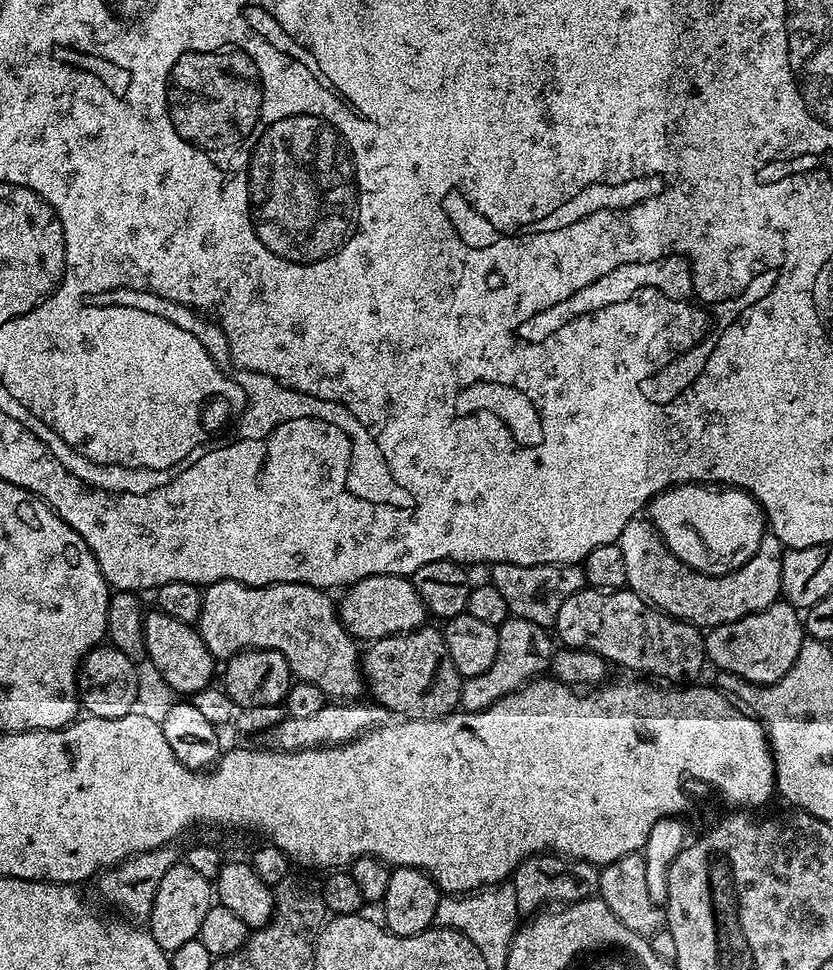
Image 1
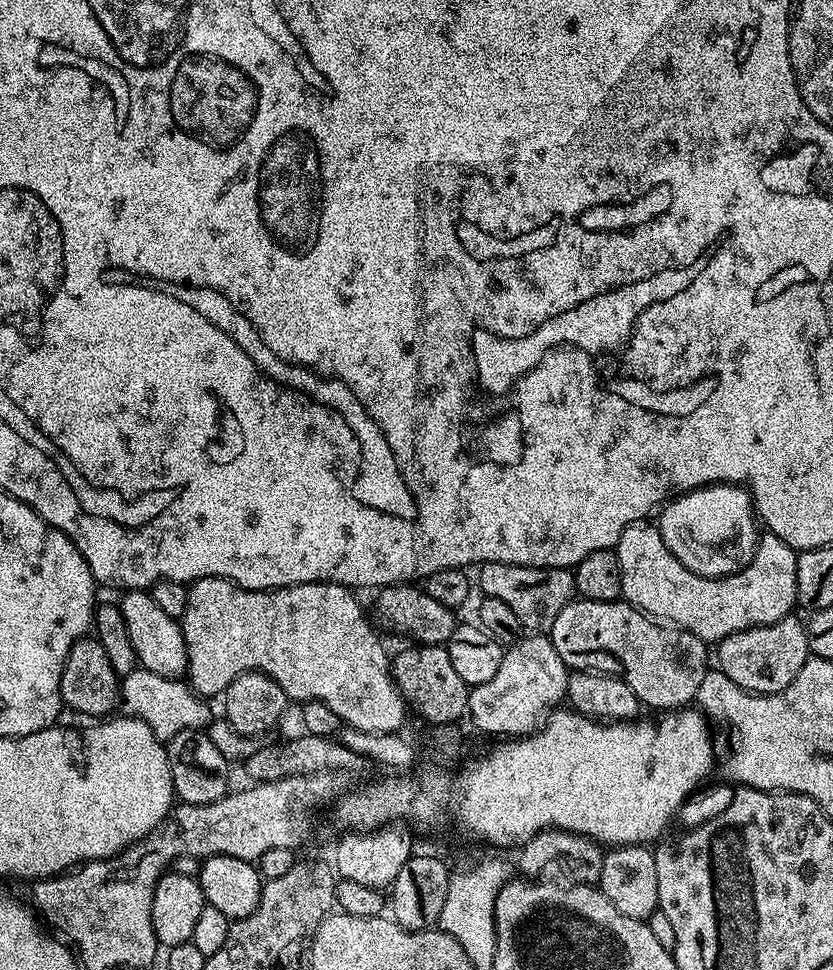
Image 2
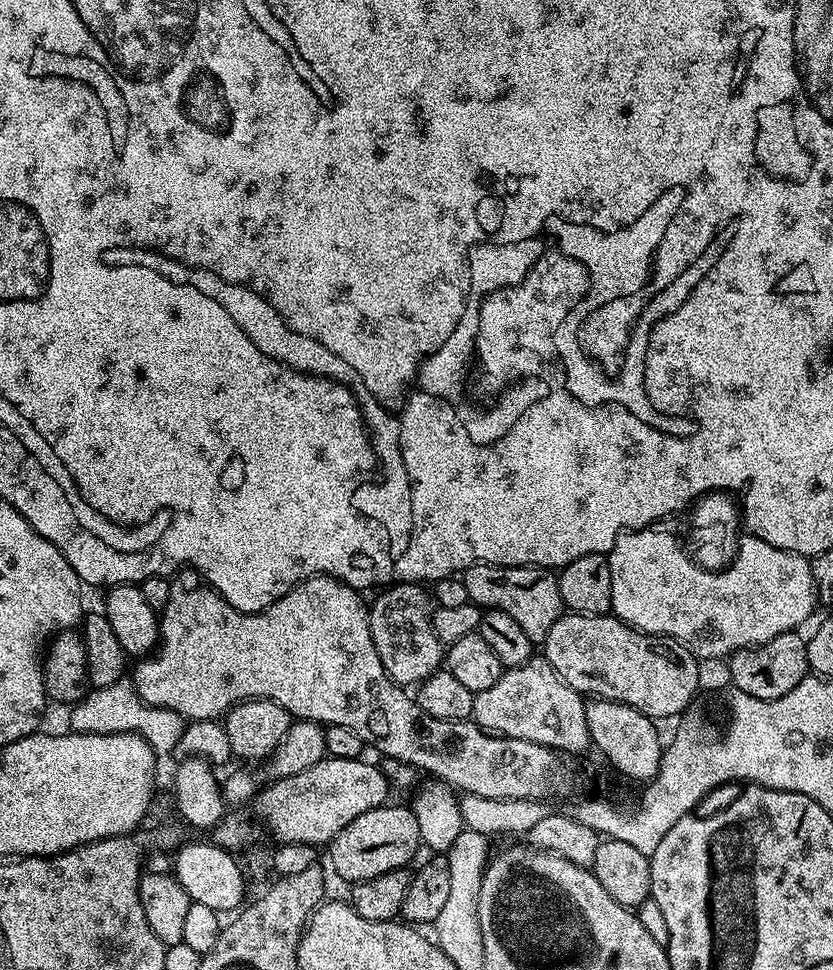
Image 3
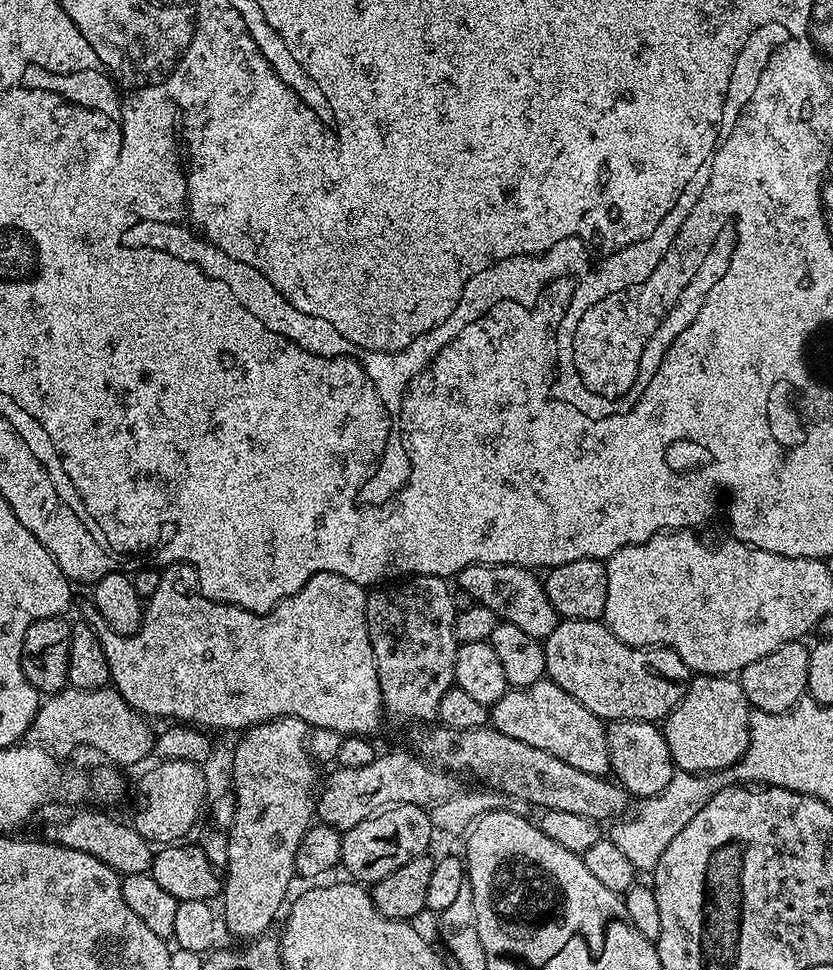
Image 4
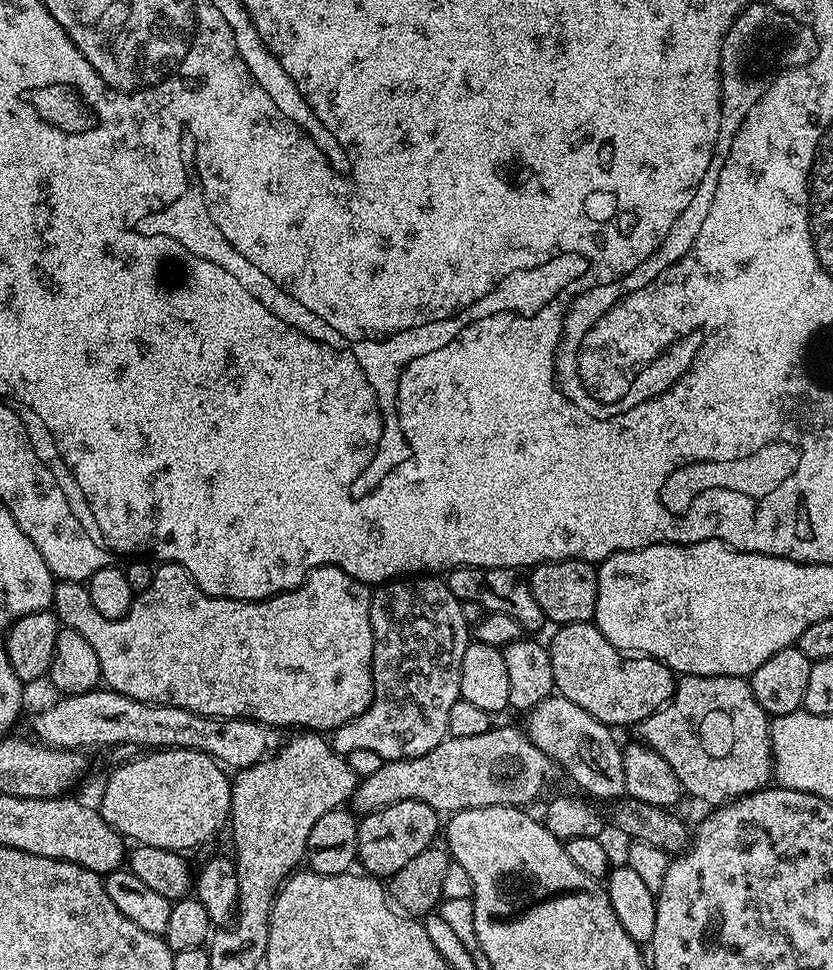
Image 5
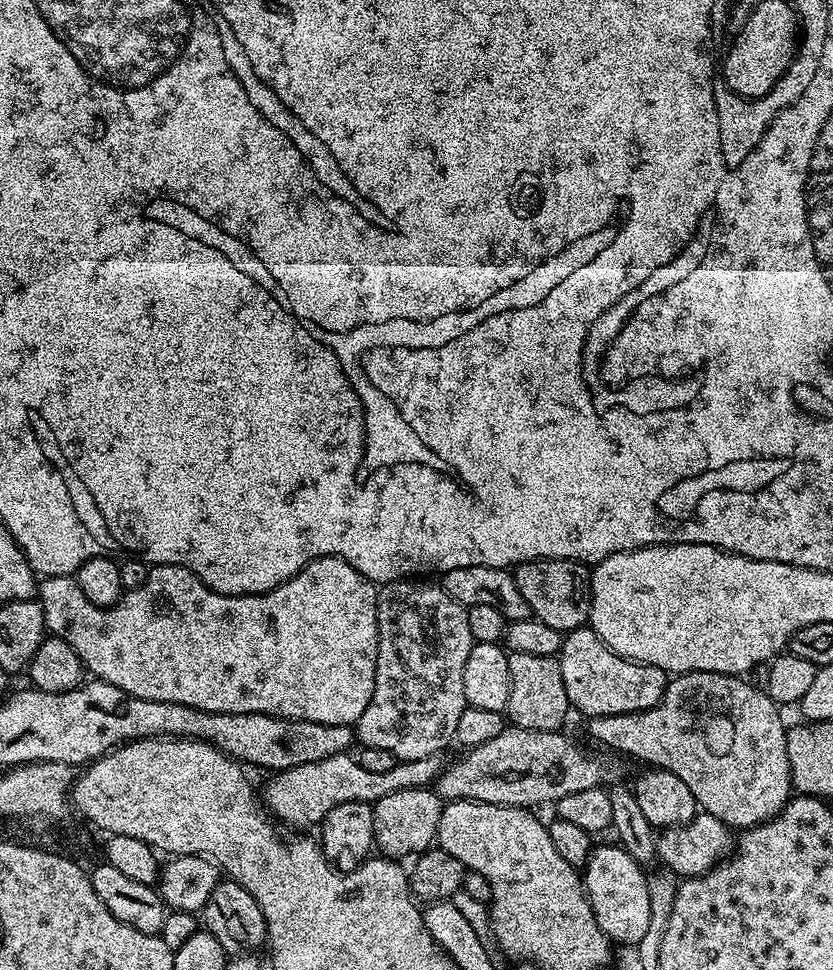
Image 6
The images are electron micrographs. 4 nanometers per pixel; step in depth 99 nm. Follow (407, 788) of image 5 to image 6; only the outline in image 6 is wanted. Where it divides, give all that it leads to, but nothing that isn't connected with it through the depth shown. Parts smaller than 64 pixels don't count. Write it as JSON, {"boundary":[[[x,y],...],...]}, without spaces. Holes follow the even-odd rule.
{"boundary":[[[505,726],[498,738],[482,742],[482,746],[469,748],[456,761],[449,763],[436,777],[434,790],[445,802],[454,800],[474,800],[478,804],[504,804],[507,808],[526,808],[536,810],[539,804],[551,805],[566,798],[566,794],[578,794],[578,790],[590,790],[616,782],[620,768],[604,756],[595,756],[584,748],[579,748],[574,741],[563,736],[563,731],[535,732],[515,726]]]}

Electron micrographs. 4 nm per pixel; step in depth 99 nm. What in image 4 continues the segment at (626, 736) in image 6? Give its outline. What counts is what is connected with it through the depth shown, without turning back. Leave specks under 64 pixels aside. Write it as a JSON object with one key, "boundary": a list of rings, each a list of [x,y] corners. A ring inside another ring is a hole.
{"boundary":[[[693,675],[687,694],[662,724],[673,765],[682,772],[707,774],[737,764],[748,749],[749,715],[750,705],[739,679],[731,675]]]}

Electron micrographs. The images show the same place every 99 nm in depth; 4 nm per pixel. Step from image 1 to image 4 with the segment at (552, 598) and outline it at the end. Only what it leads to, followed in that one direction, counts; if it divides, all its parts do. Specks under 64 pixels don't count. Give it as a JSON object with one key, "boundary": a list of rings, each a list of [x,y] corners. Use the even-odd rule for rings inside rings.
{"boundary":[[[471,564],[459,572],[459,580],[458,588],[470,594],[474,604],[490,606],[497,618],[526,630],[530,638],[543,642],[560,625],[562,618],[550,606],[550,598],[546,598],[543,579],[531,568],[517,564]]]}

